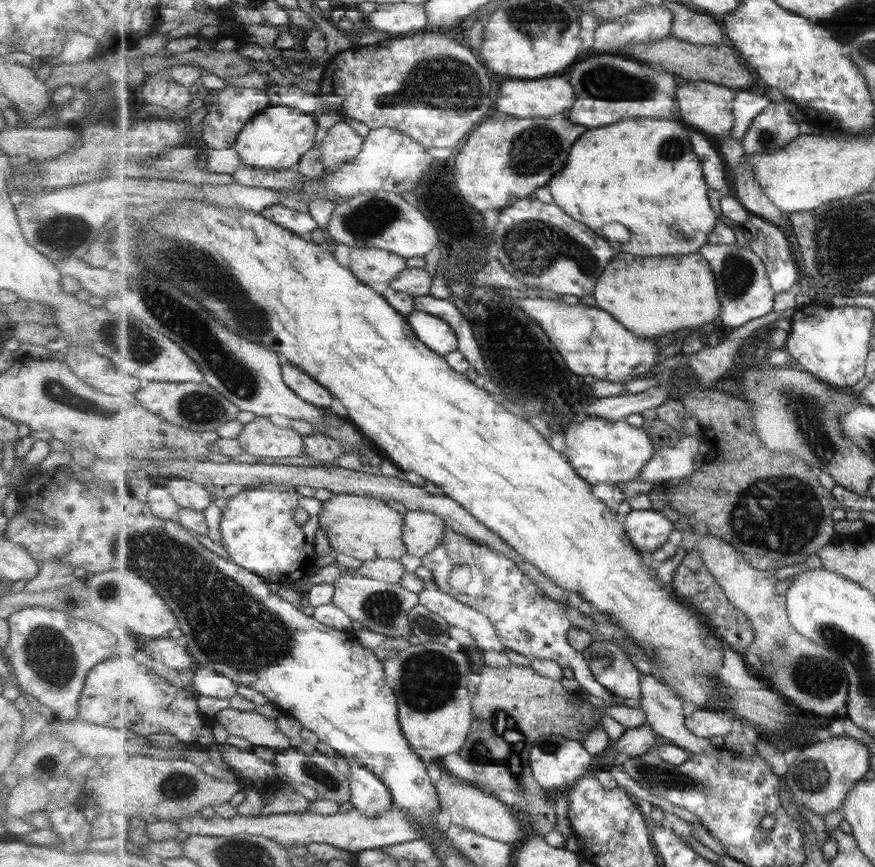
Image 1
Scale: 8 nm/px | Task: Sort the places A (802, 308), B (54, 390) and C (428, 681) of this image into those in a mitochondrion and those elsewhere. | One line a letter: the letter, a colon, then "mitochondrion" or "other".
A: other
B: mitochondrion
C: mitochondrion

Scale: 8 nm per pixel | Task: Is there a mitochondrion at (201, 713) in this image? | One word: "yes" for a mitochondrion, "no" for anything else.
no

